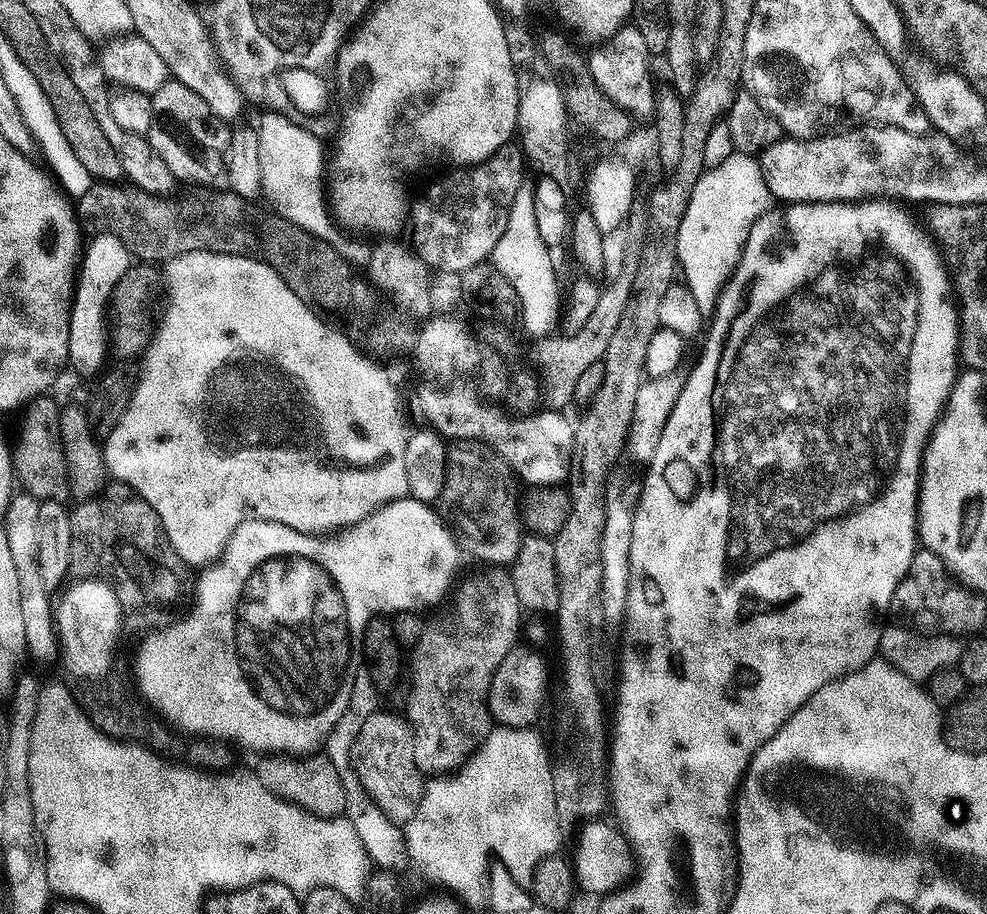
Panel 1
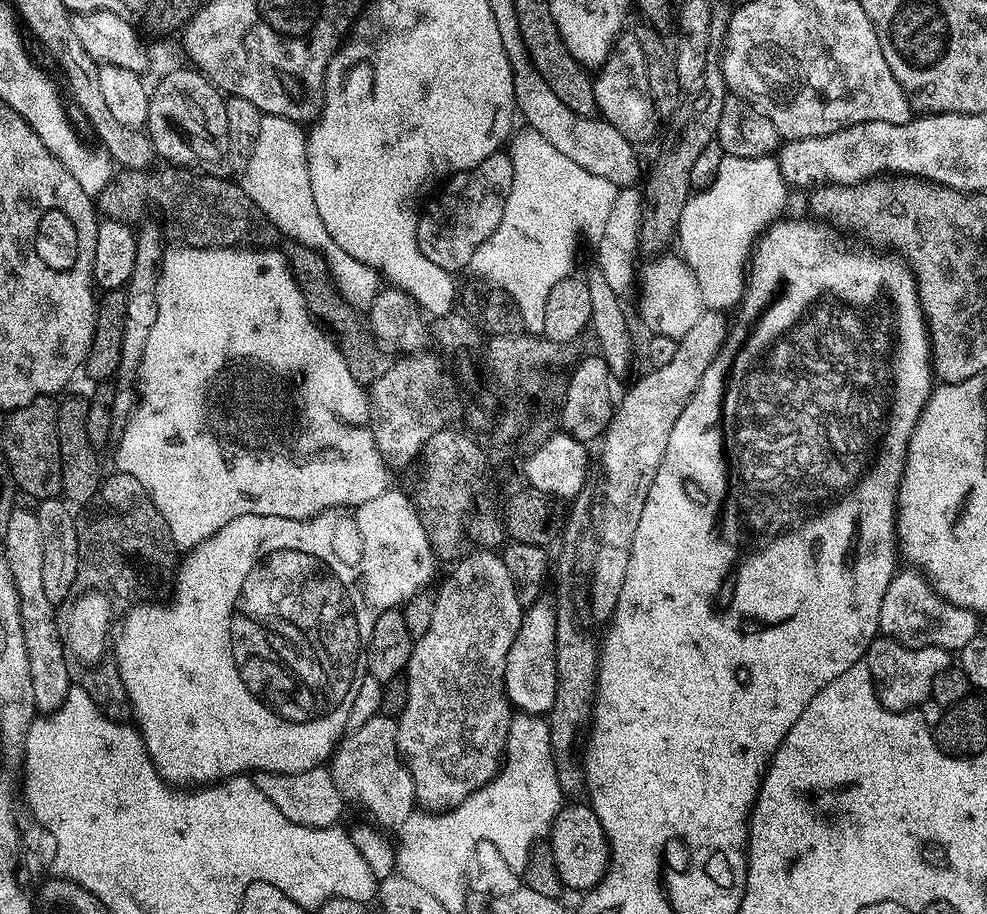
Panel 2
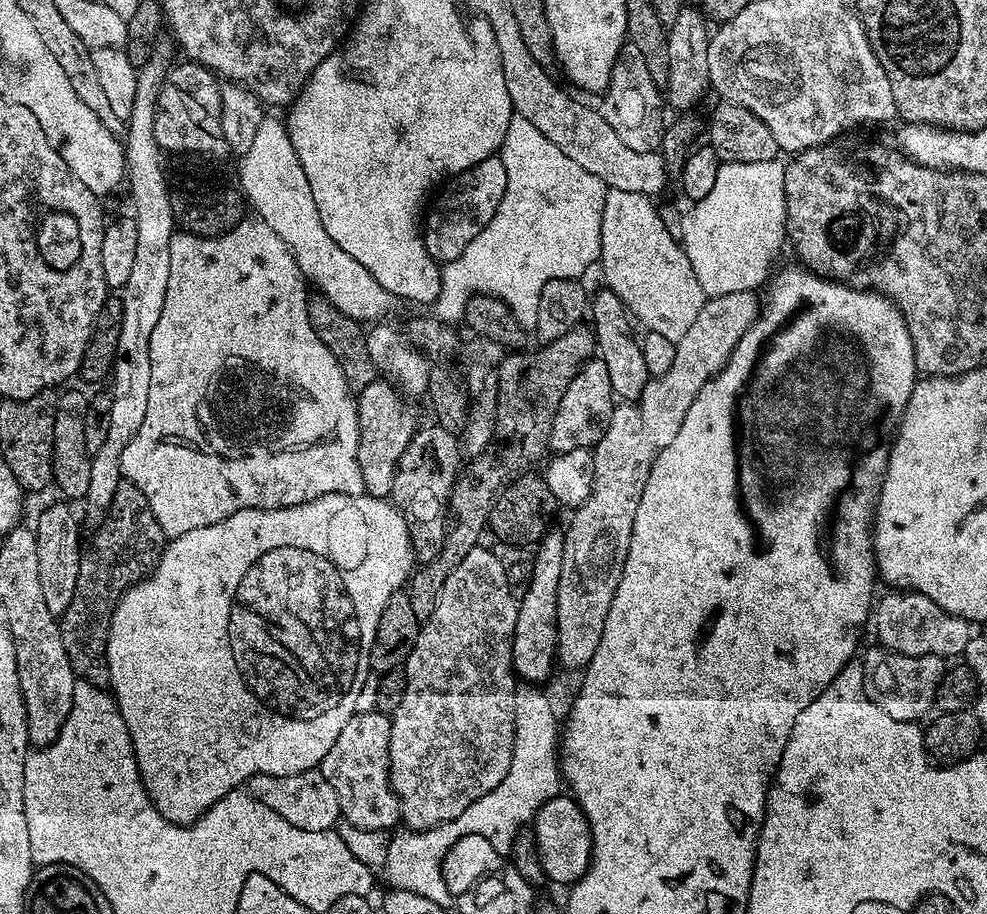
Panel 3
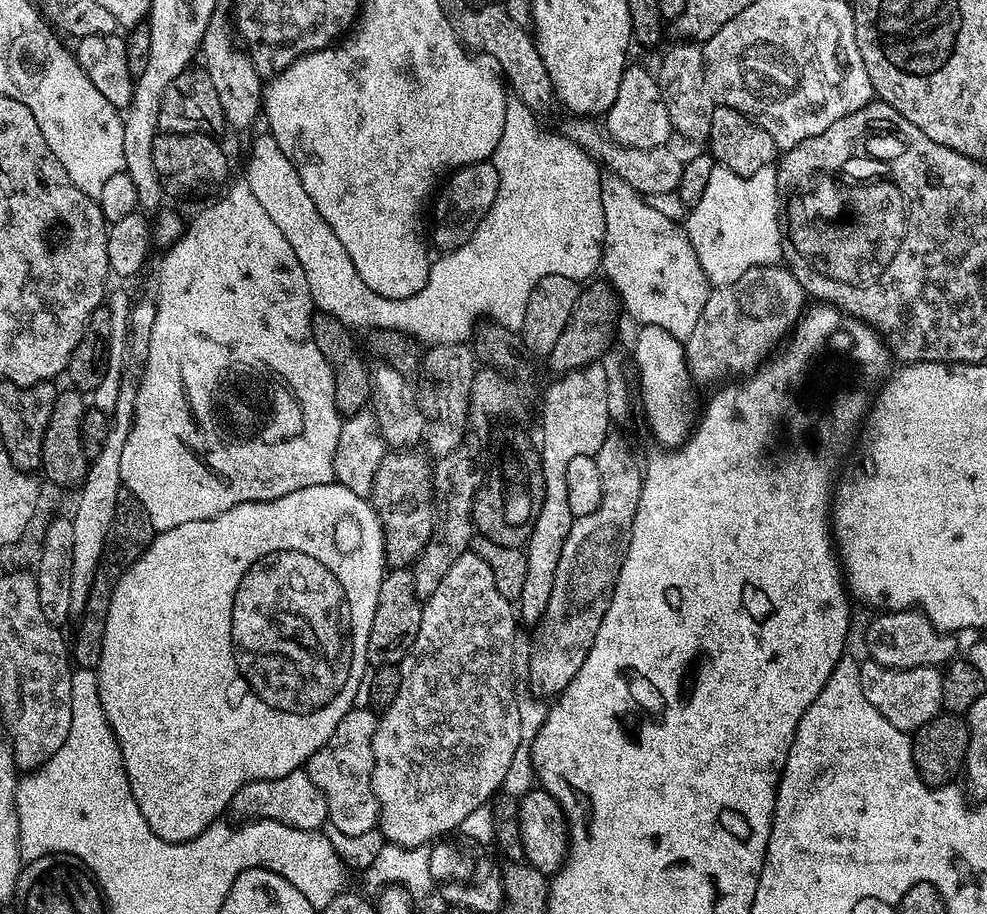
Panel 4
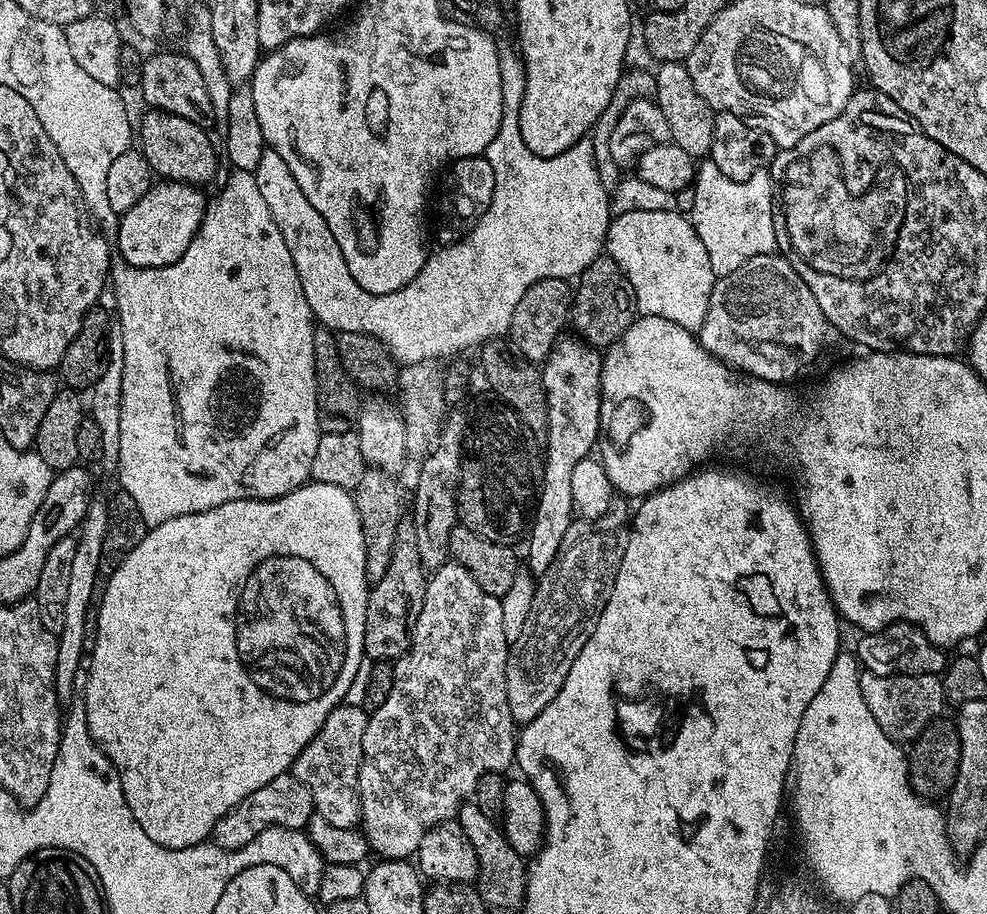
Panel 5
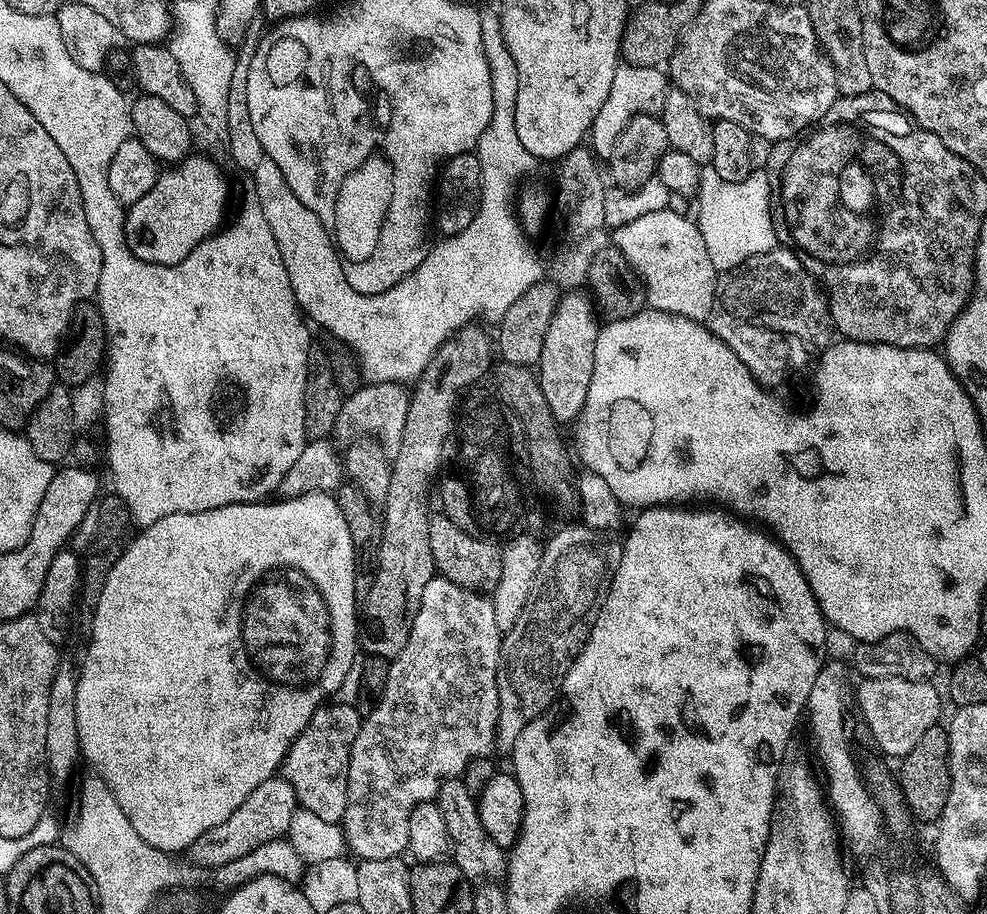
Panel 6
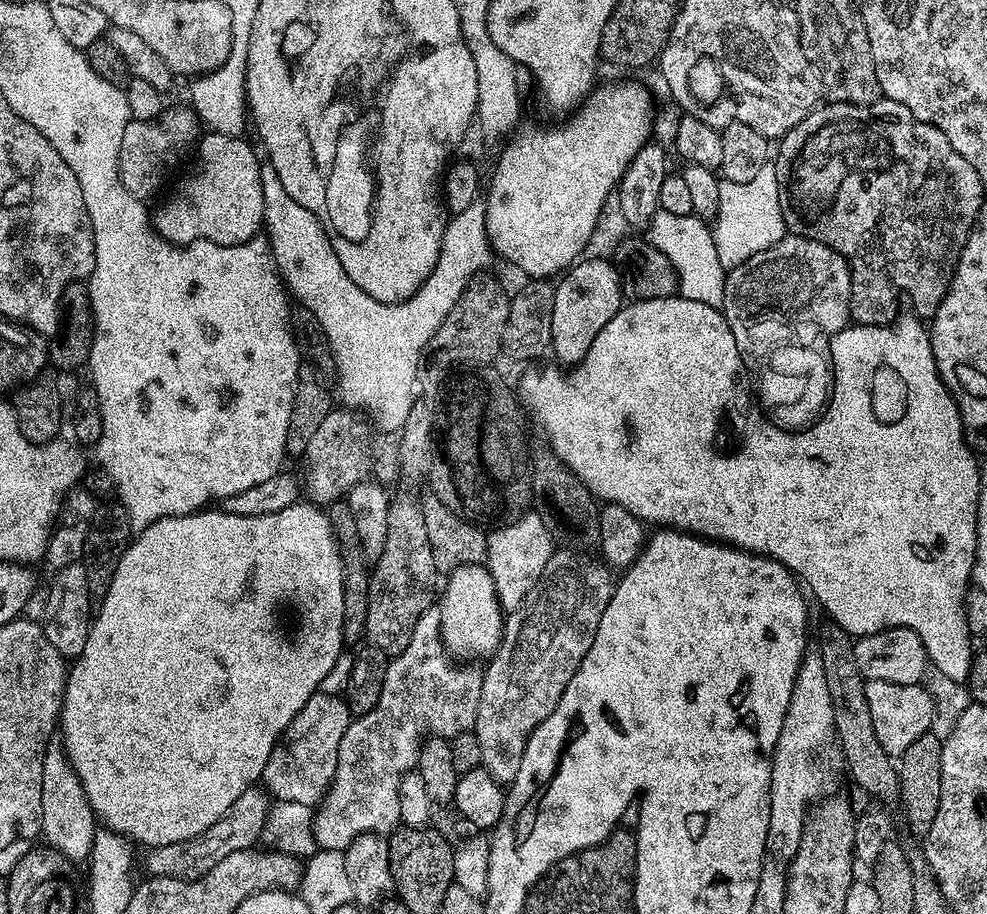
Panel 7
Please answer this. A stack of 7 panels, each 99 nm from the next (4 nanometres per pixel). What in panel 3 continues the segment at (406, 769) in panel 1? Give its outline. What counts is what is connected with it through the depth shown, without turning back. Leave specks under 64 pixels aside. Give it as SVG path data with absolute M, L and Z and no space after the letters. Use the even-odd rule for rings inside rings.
M378 711L357 712L346 726L342 726L342 734L338 734L326 758L322 758L318 770L322 778L334 786L334 794L338 794L338 806L345 825L387 833L401 823L400 803L390 782L391 725L391 719Z

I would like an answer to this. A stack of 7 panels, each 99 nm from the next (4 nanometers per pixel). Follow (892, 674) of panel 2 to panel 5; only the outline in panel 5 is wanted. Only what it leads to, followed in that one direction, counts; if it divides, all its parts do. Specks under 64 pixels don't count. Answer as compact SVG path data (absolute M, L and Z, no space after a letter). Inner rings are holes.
M861 671L860 689L874 722L890 739L897 742L911 742L922 734L930 721L937 719L946 708L944 682L939 675L914 674L913 676L879 676L873 672Z

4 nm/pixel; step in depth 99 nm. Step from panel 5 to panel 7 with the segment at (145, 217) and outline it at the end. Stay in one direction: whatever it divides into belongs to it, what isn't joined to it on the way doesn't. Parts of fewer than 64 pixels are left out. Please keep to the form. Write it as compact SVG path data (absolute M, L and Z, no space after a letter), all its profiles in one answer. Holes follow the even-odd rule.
M209 130L199 137L192 173L151 213L150 223L157 236L177 246L187 246L195 240L234 246L261 235L264 228L262 160L246 141Z

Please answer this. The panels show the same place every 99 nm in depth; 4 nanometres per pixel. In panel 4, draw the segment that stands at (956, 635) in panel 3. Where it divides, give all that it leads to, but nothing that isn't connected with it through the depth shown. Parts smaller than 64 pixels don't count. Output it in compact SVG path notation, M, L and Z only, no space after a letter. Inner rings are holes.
M914 608L888 610L868 628L867 655L887 668L940 668L957 655L957 637L940 632L925 612Z

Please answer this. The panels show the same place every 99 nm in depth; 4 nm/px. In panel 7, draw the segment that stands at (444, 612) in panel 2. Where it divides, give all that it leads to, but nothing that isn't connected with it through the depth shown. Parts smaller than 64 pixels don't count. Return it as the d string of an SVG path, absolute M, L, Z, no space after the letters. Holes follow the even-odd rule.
M433 606L418 618L414 634L402 654L391 657L386 670L386 682L382 682L382 698L370 714L357 716L342 734L342 746L338 746L338 766L332 785L320 801L312 817L313 836L317 849L343 852L354 842L354 838L365 832L391 834L401 823L399 814L399 783L420 763L420 745L425 739L424 724L432 724L435 735L451 738L471 732L476 727L478 702L482 698L484 673L475 663L457 662L444 646L440 636L440 610Z

